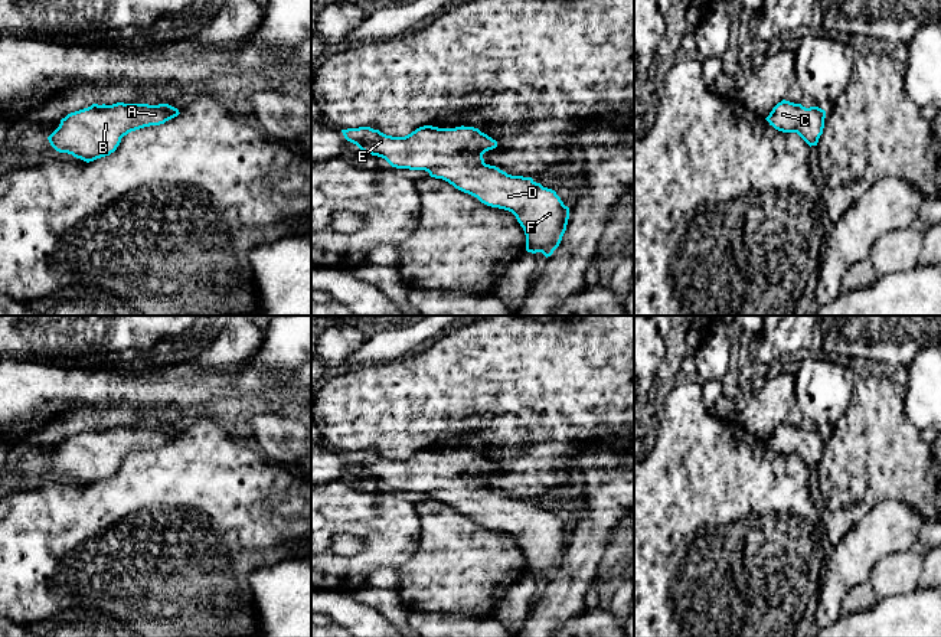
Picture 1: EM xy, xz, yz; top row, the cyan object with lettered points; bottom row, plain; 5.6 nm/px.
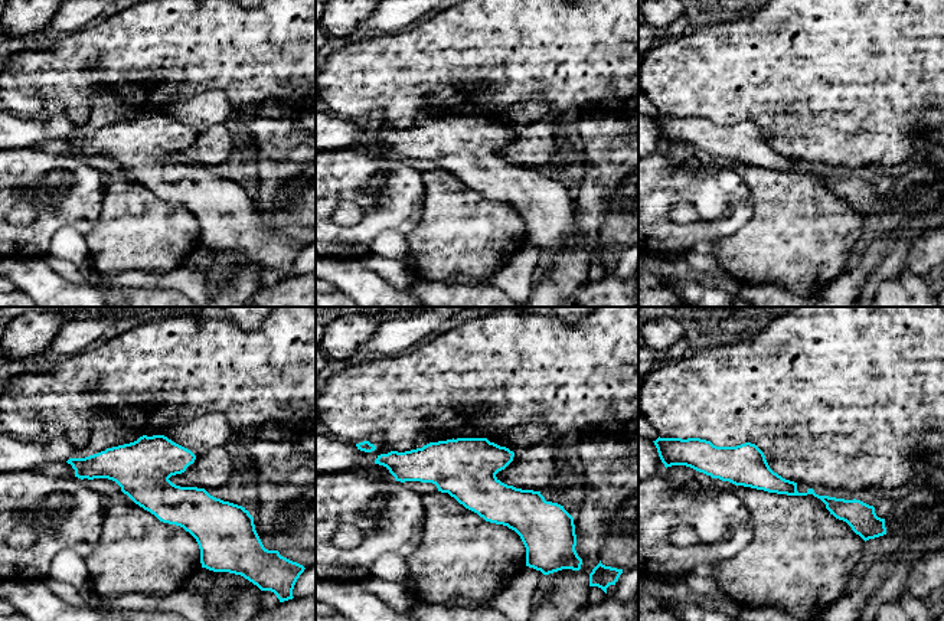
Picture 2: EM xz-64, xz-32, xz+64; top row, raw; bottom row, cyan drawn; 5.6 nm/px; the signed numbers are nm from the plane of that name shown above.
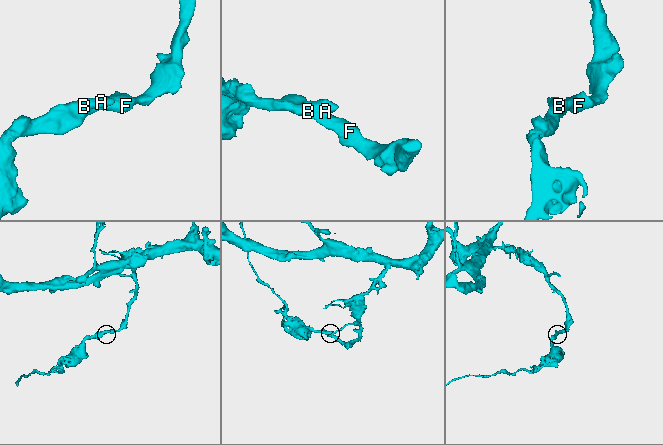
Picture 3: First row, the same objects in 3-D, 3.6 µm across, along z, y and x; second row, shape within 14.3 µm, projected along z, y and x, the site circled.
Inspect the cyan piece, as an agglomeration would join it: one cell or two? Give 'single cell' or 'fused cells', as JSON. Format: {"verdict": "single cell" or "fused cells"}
{"verdict": "single cell"}

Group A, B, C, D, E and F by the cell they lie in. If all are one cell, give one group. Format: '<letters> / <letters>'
A B C D E F

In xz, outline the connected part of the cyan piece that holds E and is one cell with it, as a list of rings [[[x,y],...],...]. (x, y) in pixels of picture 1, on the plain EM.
[[[424,448],[405,460],[392,460],[370,450],[342,453],[344,461],[362,474],[385,481],[392,490],[425,493],[455,512],[477,520],[481,526],[512,535],[526,558],[526,574],[542,575],[546,581],[559,569],[566,553],[569,530],[555,513],[543,510],[532,500],[512,499],[484,486],[483,477],[497,470],[497,464],[474,450],[438,451]]]

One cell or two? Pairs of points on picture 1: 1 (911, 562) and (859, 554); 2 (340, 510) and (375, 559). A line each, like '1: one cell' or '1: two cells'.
1: two cells
2: one cell

